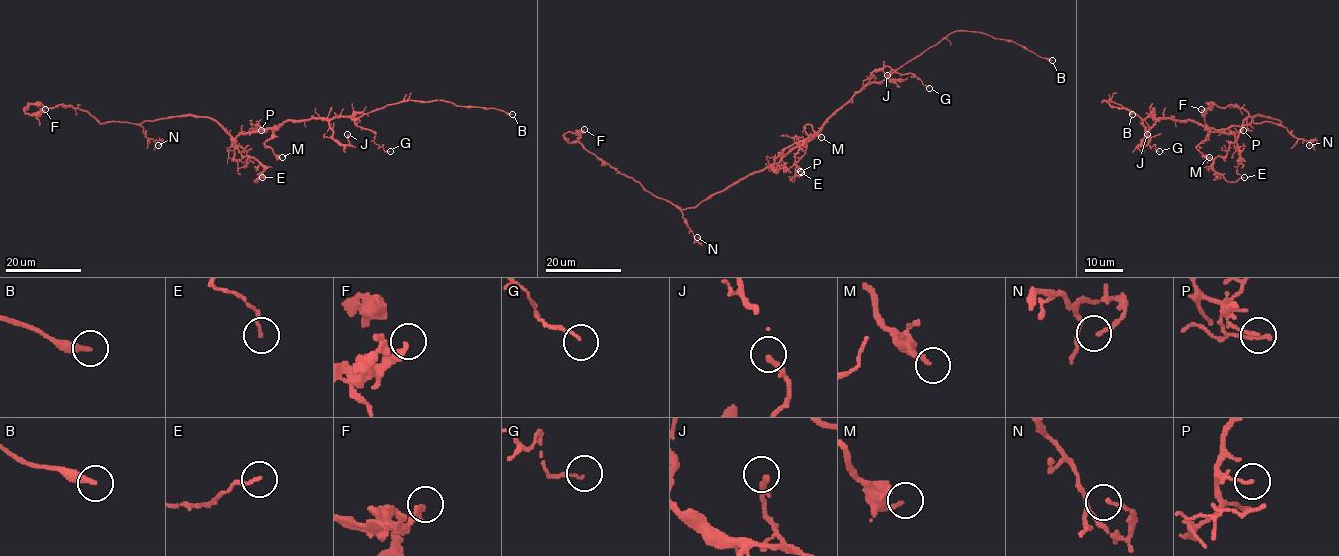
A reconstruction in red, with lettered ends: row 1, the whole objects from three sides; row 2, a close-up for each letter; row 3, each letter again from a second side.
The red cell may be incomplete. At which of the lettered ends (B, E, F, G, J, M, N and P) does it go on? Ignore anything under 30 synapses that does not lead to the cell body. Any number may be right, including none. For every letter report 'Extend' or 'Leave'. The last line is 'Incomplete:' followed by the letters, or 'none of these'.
B: Extend
E: Leave
F: Leave
G: Leave
J: Leave
M: Leave
N: Leave
P: Leave
Incomplete: B

